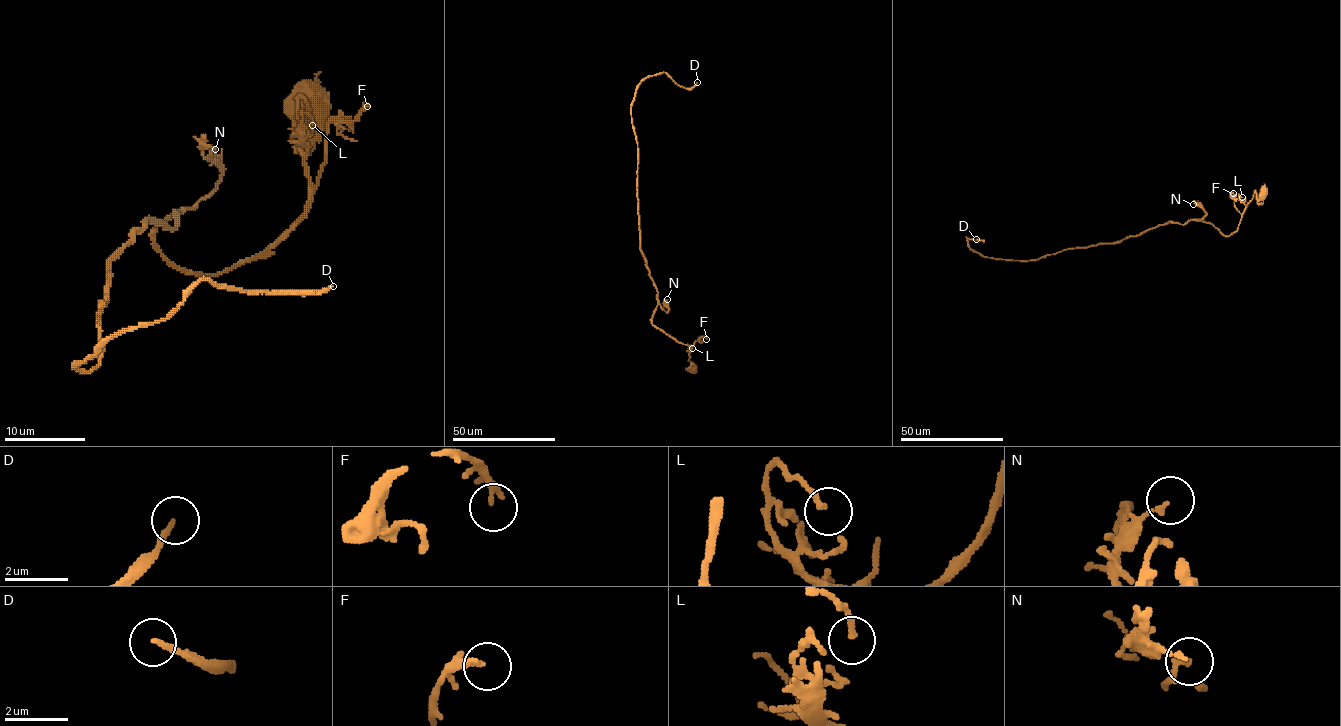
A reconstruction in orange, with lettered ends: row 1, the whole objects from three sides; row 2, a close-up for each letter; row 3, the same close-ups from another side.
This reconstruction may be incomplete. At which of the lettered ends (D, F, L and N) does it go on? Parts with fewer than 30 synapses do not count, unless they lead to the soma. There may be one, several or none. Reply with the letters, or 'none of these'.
D

